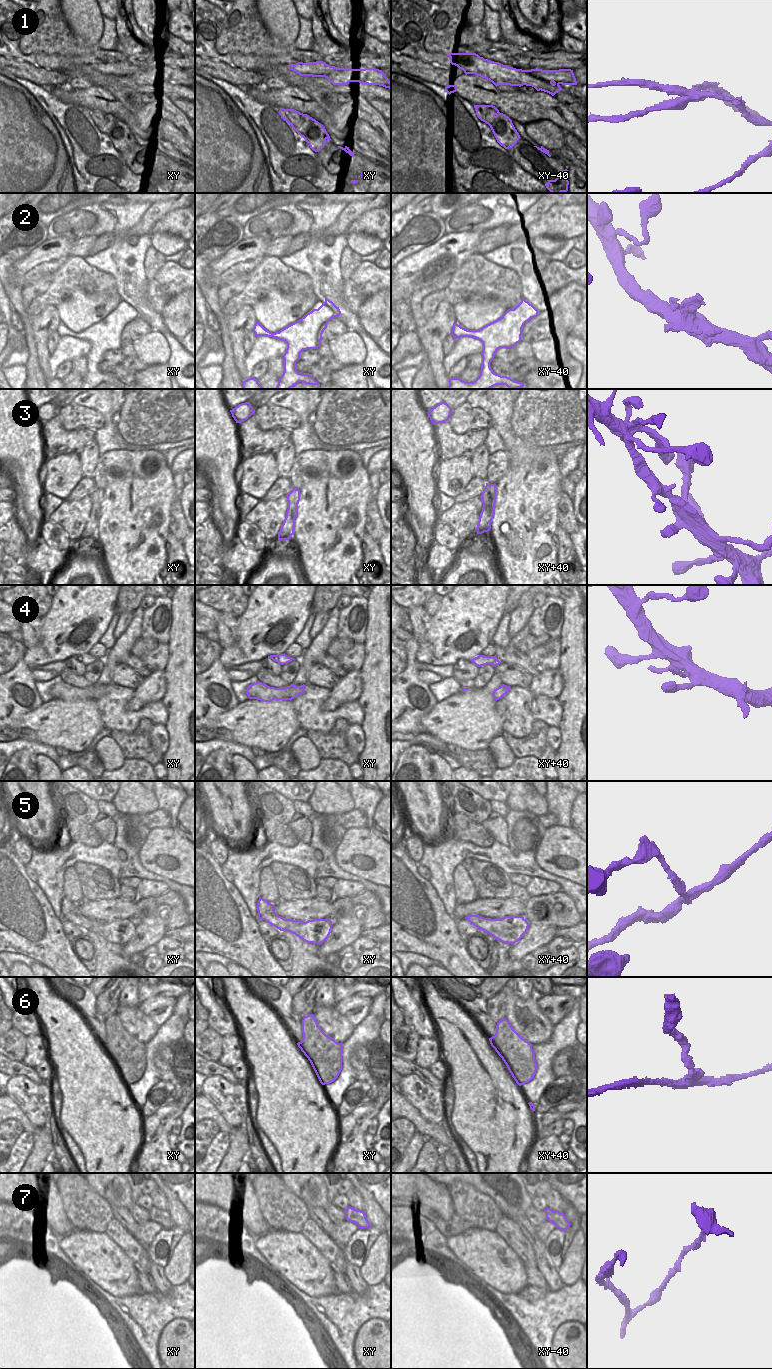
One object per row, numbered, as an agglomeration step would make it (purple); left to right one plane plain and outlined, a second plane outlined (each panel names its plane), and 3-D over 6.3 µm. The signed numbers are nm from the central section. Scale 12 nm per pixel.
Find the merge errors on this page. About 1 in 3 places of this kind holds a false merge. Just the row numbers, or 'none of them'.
1, 6

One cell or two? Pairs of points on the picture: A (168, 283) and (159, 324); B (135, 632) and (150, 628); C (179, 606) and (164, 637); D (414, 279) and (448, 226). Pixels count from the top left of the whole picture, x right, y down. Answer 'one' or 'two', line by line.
A: one
B: two
C: two
D: two

